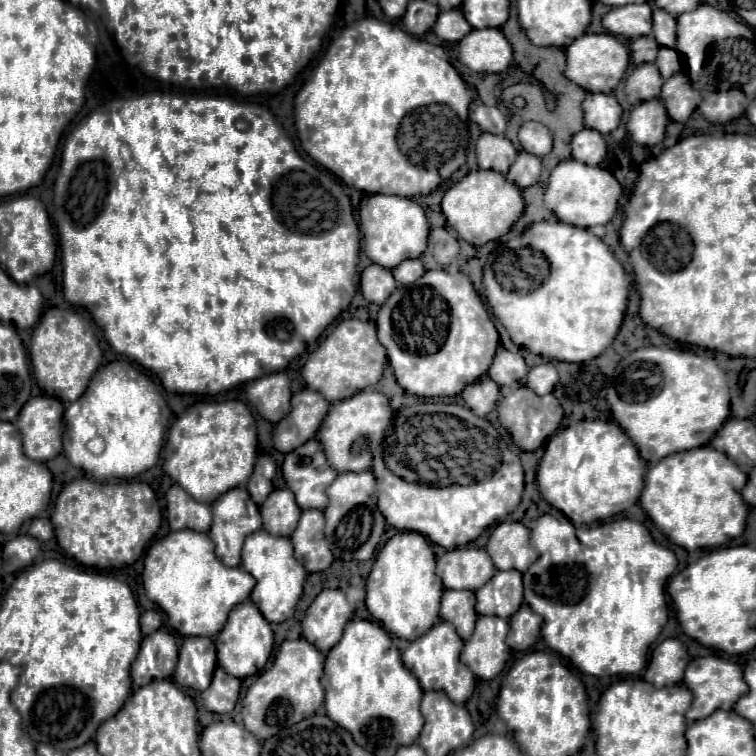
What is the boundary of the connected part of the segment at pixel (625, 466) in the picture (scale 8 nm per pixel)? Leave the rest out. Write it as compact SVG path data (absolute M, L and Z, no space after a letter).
M586 419L550 437L540 461L536 483L542 497L560 509L574 525L594 523L630 509L644 487L646 461L632 439L614 421Z

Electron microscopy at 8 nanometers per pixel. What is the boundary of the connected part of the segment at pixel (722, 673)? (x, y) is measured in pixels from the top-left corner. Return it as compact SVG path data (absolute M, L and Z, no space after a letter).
M708 655L708 657L698 657L698 659L692 659L688 669L686 669L686 675L684 675L684 681L682 681L694 695L694 701L692 701L692 707L688 709L686 713L686 719L688 721L696 721L696 719L704 719L708 717L712 711L716 709L724 709L724 711L730 711L736 703L736 699L740 699L740 695L744 695L744 691L748 691L748 685L744 683L744 677L742 677L742 669L732 663L732 661L726 661L722 657L716 657L716 655Z

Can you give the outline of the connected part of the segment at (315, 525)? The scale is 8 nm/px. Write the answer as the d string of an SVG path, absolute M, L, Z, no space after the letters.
M302 511L300 523L290 539L296 559L308 573L324 571L334 561L332 551L324 539L324 515L320 511Z

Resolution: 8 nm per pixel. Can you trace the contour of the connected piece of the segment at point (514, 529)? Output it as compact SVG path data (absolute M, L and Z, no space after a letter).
M518 521L500 523L490 535L486 551L498 569L516 569L522 573L540 557L530 545L530 529Z

